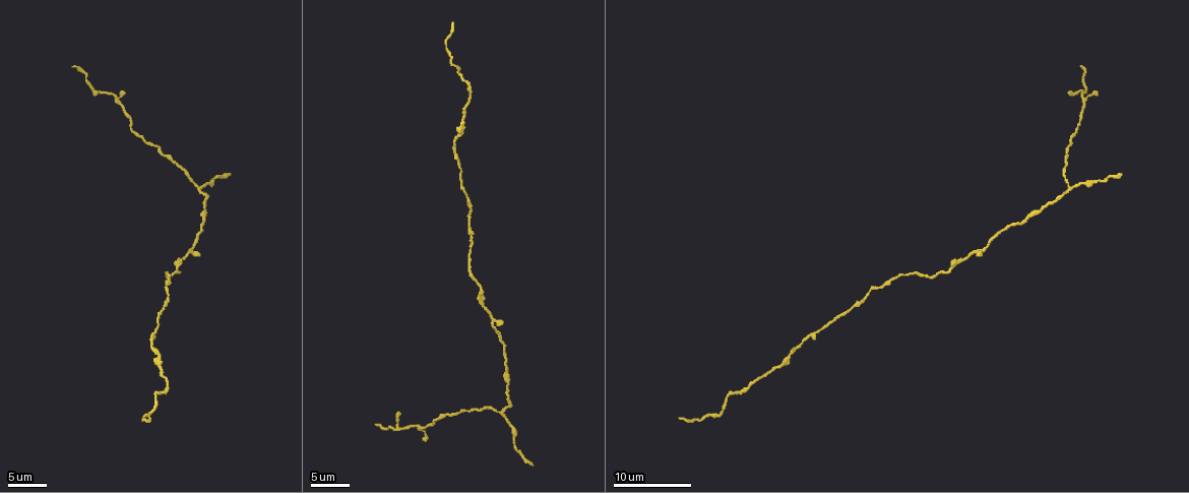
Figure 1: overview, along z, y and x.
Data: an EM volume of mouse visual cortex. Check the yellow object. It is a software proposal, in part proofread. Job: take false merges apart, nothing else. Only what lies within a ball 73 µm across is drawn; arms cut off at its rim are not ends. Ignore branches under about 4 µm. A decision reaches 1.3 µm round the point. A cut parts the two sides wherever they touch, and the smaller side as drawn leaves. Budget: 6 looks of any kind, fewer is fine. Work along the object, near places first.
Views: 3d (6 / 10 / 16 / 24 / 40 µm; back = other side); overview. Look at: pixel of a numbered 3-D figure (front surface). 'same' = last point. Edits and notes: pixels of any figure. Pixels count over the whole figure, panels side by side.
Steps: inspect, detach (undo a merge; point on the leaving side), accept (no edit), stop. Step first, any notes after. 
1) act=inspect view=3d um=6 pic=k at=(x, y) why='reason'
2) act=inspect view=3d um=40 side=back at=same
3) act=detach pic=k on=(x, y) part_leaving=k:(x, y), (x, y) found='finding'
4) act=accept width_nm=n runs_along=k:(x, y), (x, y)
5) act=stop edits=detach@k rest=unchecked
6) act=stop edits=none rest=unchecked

act=inspect view=3d um=6 pic=1 at=(950, 271)

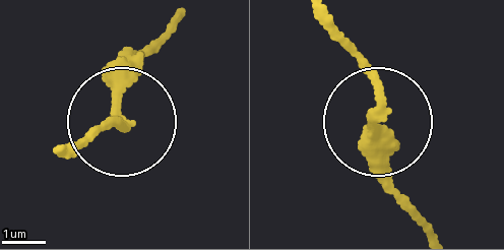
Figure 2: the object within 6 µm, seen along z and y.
act=accept found='one neuron here'

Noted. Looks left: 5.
act=inspect view=3d um=16 pic=1 at=(455, 150) why='side arm on a straight run'

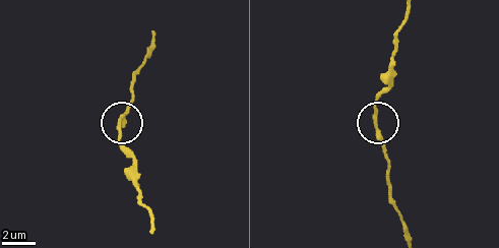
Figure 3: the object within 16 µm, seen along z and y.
act=inspect view=3d um=16 side=back pic=3 at=(376, 122)

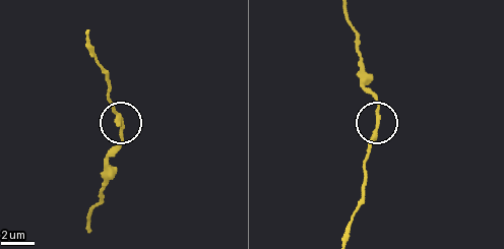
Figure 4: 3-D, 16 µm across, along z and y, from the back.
act=accept runs_along=4:(345, 231), (363, 198), (363, 169), (375, 124), (372, 92) found='one neuron here'

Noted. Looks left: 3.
act=inspect view=3d um=10 pic=1 at=(1068, 189) why='three arms meet'

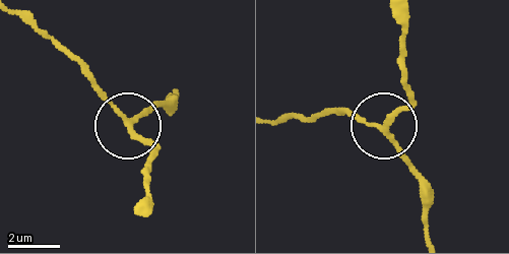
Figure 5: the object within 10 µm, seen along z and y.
act=inspect view=3d um=10 side=back pic=5 at=(385, 130)

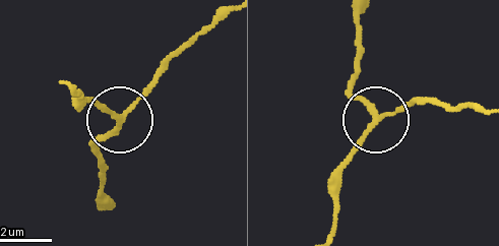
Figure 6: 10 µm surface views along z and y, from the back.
act=accept arms=3 found='one neuron here'

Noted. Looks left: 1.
act=stop edits=none rest=unchecked

